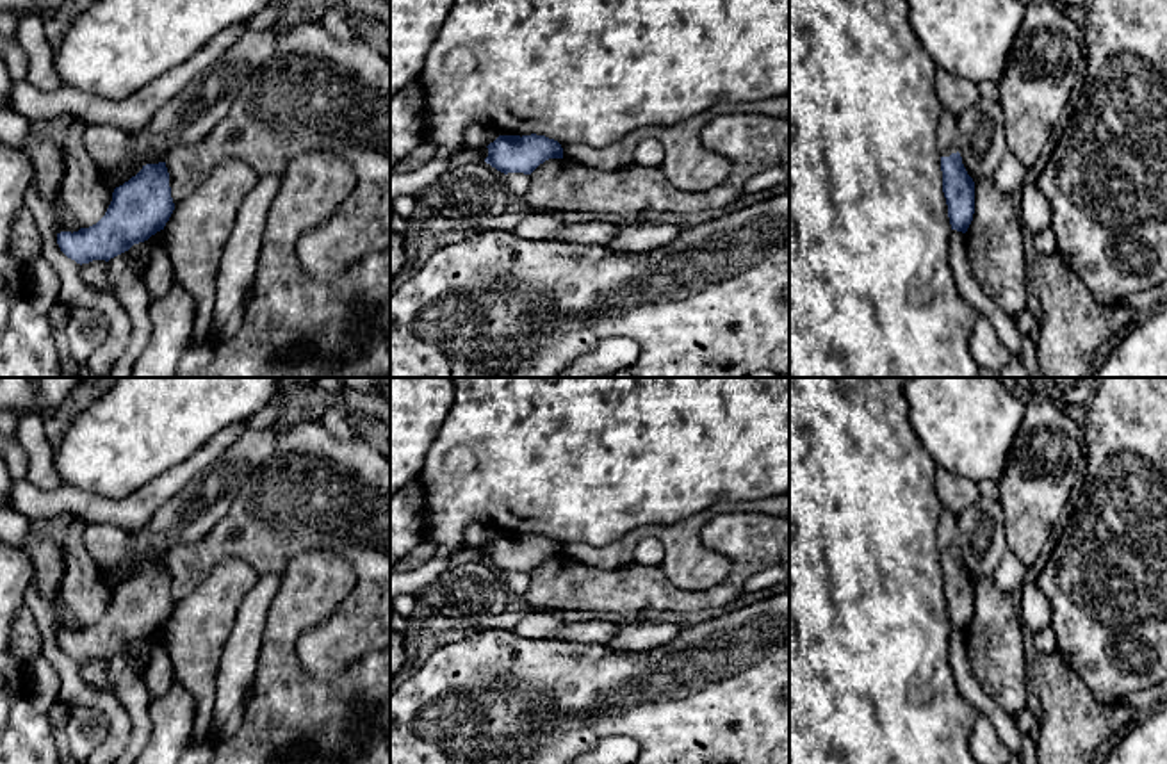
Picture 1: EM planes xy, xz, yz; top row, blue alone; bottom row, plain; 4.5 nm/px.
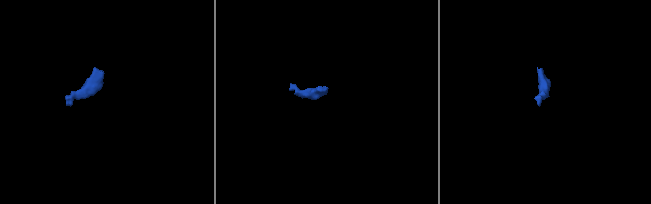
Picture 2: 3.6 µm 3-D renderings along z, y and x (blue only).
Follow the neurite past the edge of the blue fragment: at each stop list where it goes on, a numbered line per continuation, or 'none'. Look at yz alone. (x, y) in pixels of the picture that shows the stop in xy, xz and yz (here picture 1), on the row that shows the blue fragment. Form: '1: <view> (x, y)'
1: yz (946, 130)

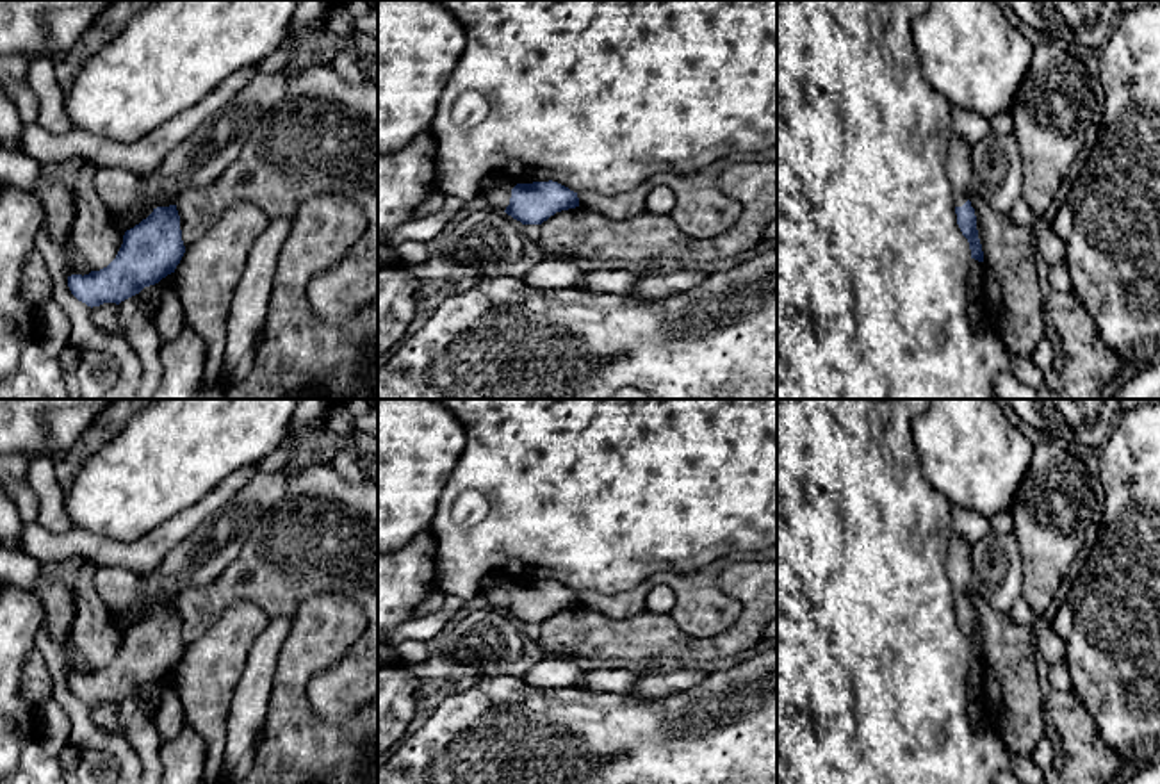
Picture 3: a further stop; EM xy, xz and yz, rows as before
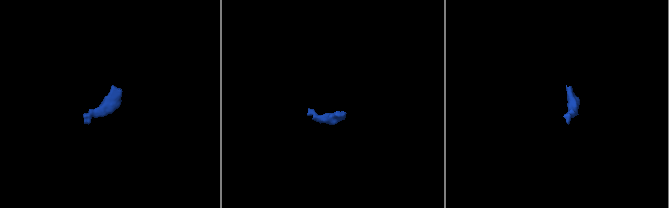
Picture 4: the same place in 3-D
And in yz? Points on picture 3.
1: yz (959, 154)

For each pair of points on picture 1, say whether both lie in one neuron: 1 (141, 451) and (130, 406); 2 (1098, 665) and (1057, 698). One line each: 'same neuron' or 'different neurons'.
1: same neuron
2: different neurons

